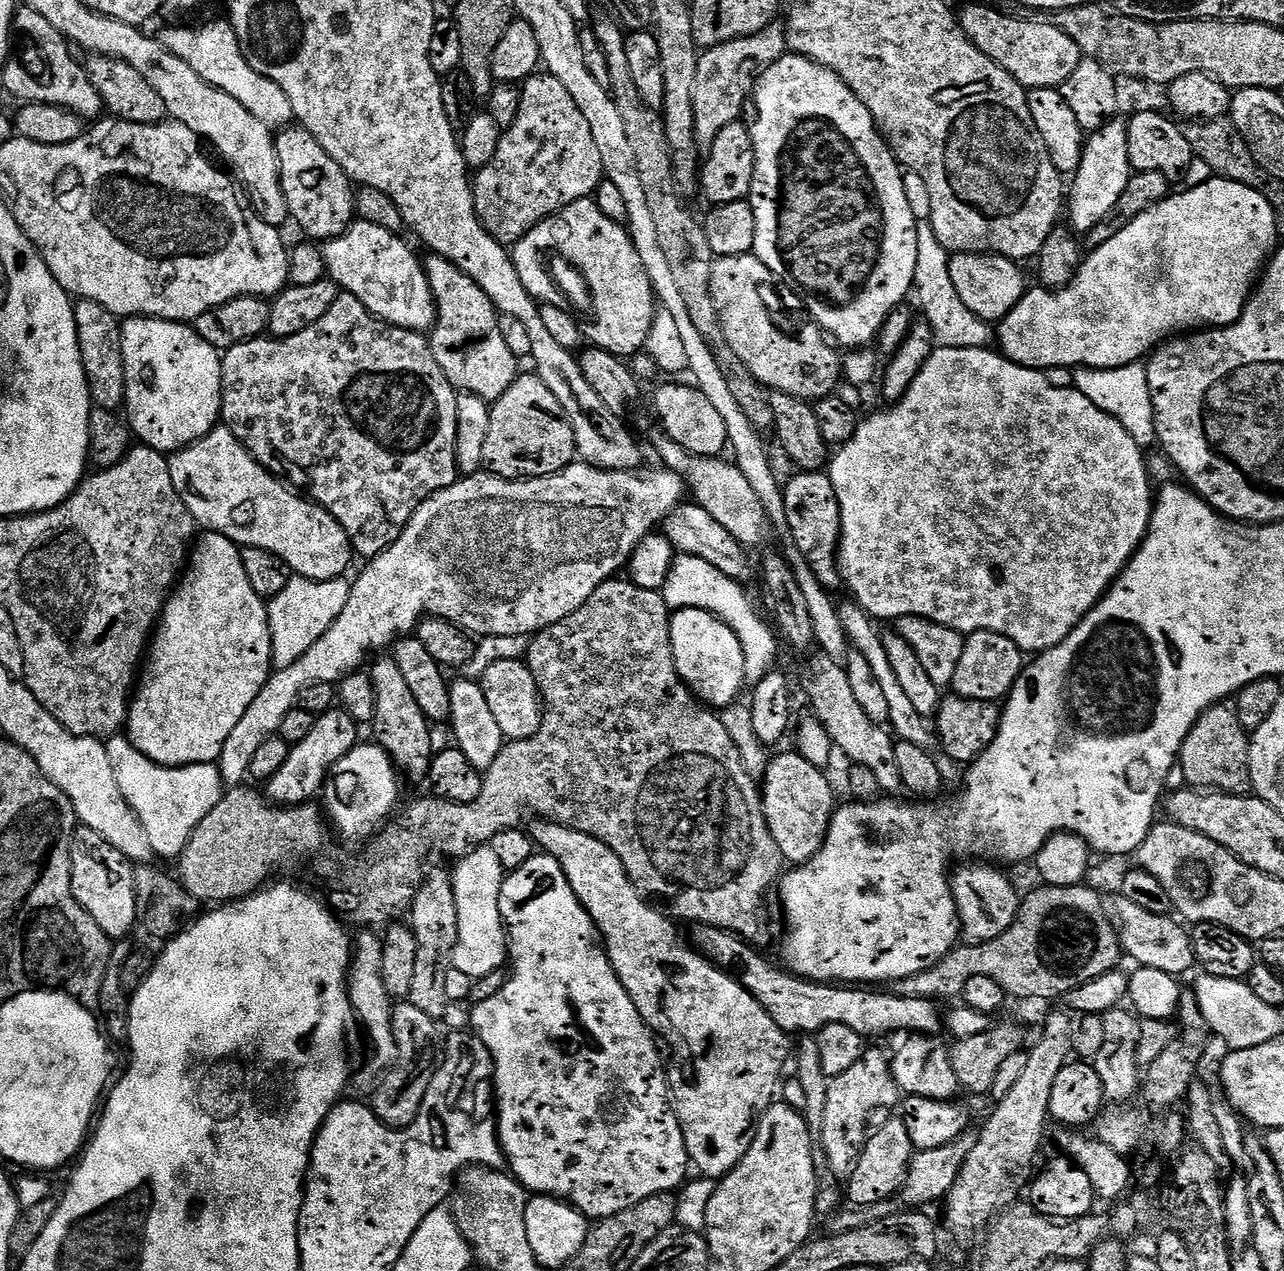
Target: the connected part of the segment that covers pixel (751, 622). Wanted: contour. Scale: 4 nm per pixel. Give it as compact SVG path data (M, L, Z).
M683 553L673 559L672 568L668 572L667 580L660 593L669 611L680 611L686 608L704 609L729 625L742 646L743 658L746 662L745 681L755 684L775 665L773 662L774 654L778 650L777 637L772 628L771 631L762 624L759 614L743 588L745 587L739 581L730 579L728 575L723 574L716 566L711 566L705 559L698 558L693 553Z

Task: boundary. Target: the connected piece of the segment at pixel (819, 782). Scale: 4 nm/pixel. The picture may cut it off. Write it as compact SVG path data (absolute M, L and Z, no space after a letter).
M799 751L773 755L768 762L762 781L764 817L778 842L778 850L789 865L799 866L813 860L820 852L832 813L838 807L838 799L832 793L832 784L827 780L825 769L814 767Z

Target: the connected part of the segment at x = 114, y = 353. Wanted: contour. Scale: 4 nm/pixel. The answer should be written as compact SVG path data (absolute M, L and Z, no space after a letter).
M77 299L76 329L82 362L86 370L88 385L92 391L92 402L96 408L116 410L124 403L126 394L126 378L124 377L124 359L122 358L121 317L114 315L106 306L98 302Z

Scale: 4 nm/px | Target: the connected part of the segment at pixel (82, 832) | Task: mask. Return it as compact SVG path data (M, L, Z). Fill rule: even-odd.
M81 825L77 827L75 836L71 842L71 866L72 866L72 889L80 904L90 914L90 918L94 918L94 922L98 922L98 926L102 926L102 930L108 935L109 940L120 942L125 939L124 936L132 927L137 927L138 921L136 916L136 891L134 890L134 864L125 857L118 849L100 836L98 832L89 827Z

